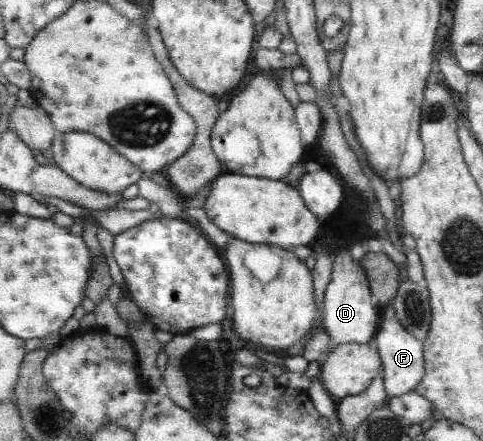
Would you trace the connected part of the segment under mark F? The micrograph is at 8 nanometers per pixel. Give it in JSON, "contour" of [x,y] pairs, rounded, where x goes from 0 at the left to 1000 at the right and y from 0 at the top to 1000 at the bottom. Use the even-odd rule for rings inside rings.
{"contour":[[[803,703],[793,712],[789,741],[774,764],[793,819],[793,853],[797,882],[807,905],[828,900],[863,884],[863,875],[878,855],[878,780],[863,769],[857,755],[832,739],[832,728]]]}

